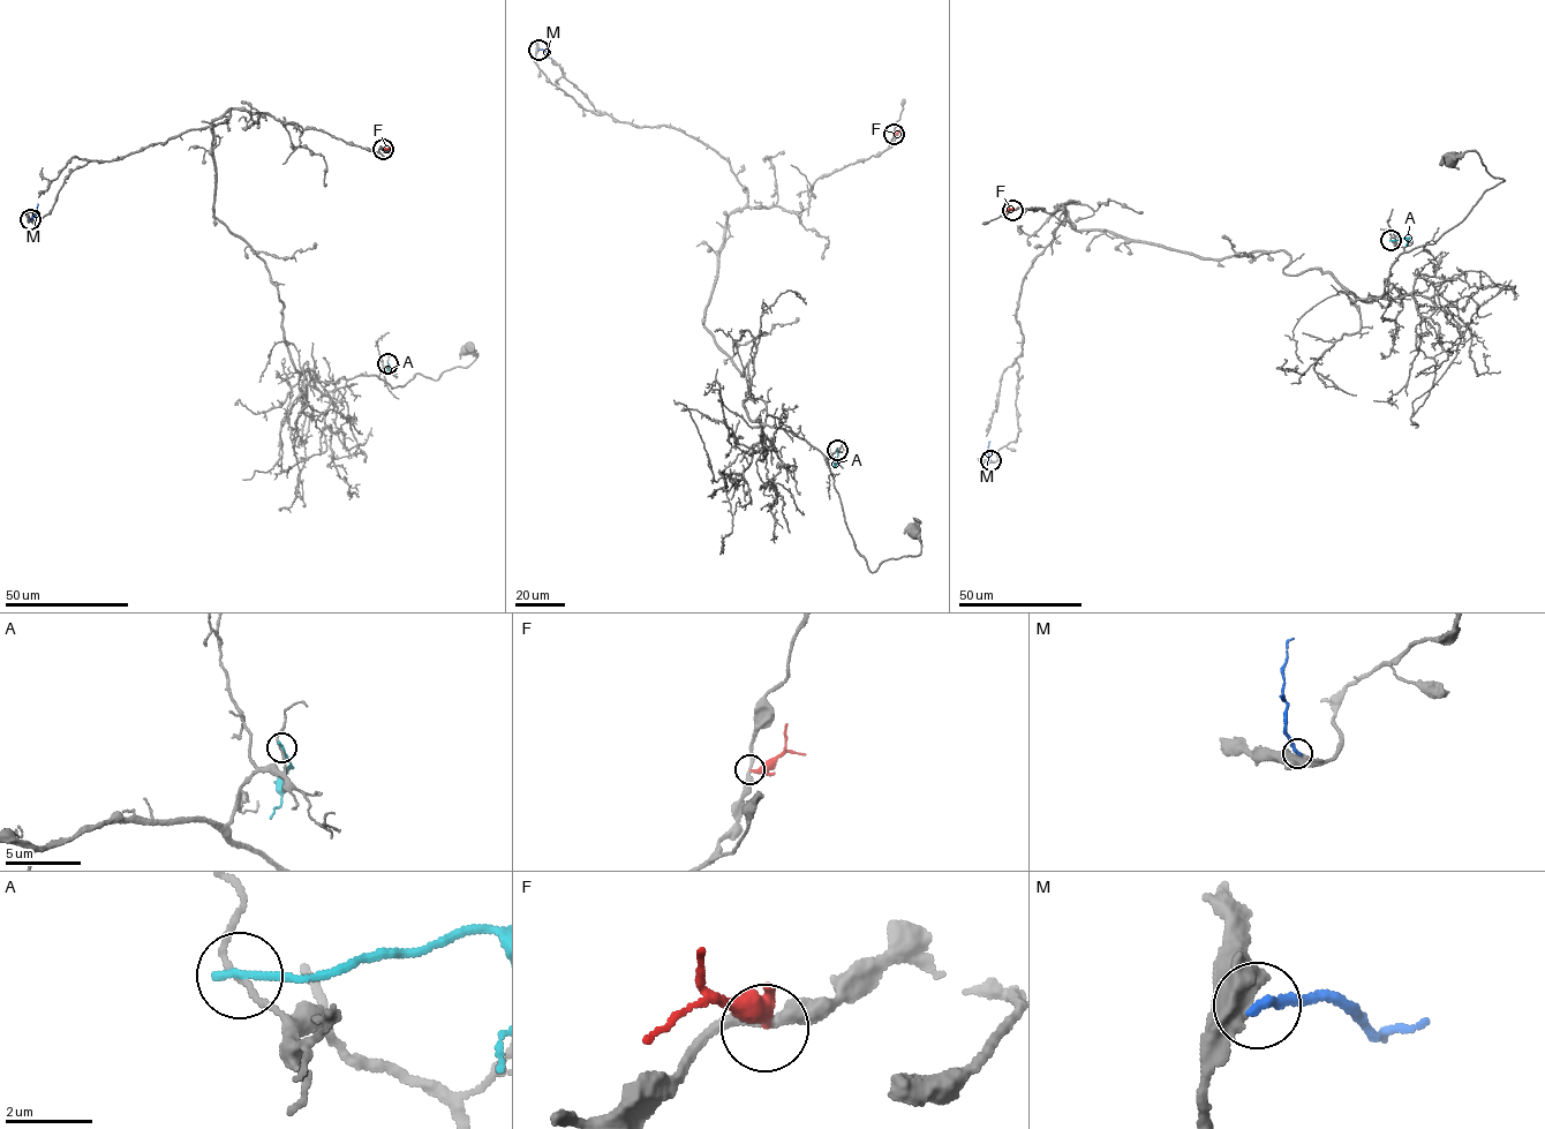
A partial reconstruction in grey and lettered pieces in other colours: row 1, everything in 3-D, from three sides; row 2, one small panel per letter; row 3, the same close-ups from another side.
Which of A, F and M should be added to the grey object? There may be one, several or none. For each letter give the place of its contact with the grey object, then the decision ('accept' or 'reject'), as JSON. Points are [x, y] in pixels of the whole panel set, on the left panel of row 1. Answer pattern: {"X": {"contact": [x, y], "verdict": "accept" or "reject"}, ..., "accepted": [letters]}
{"A": {"contact": [387, 363], "verdict": "reject"}, "F": {"contact": [383, 149], "verdict": "reject"}, "M": {"contact": [30, 219], "verdict": "reject"}, "accepted": []}

